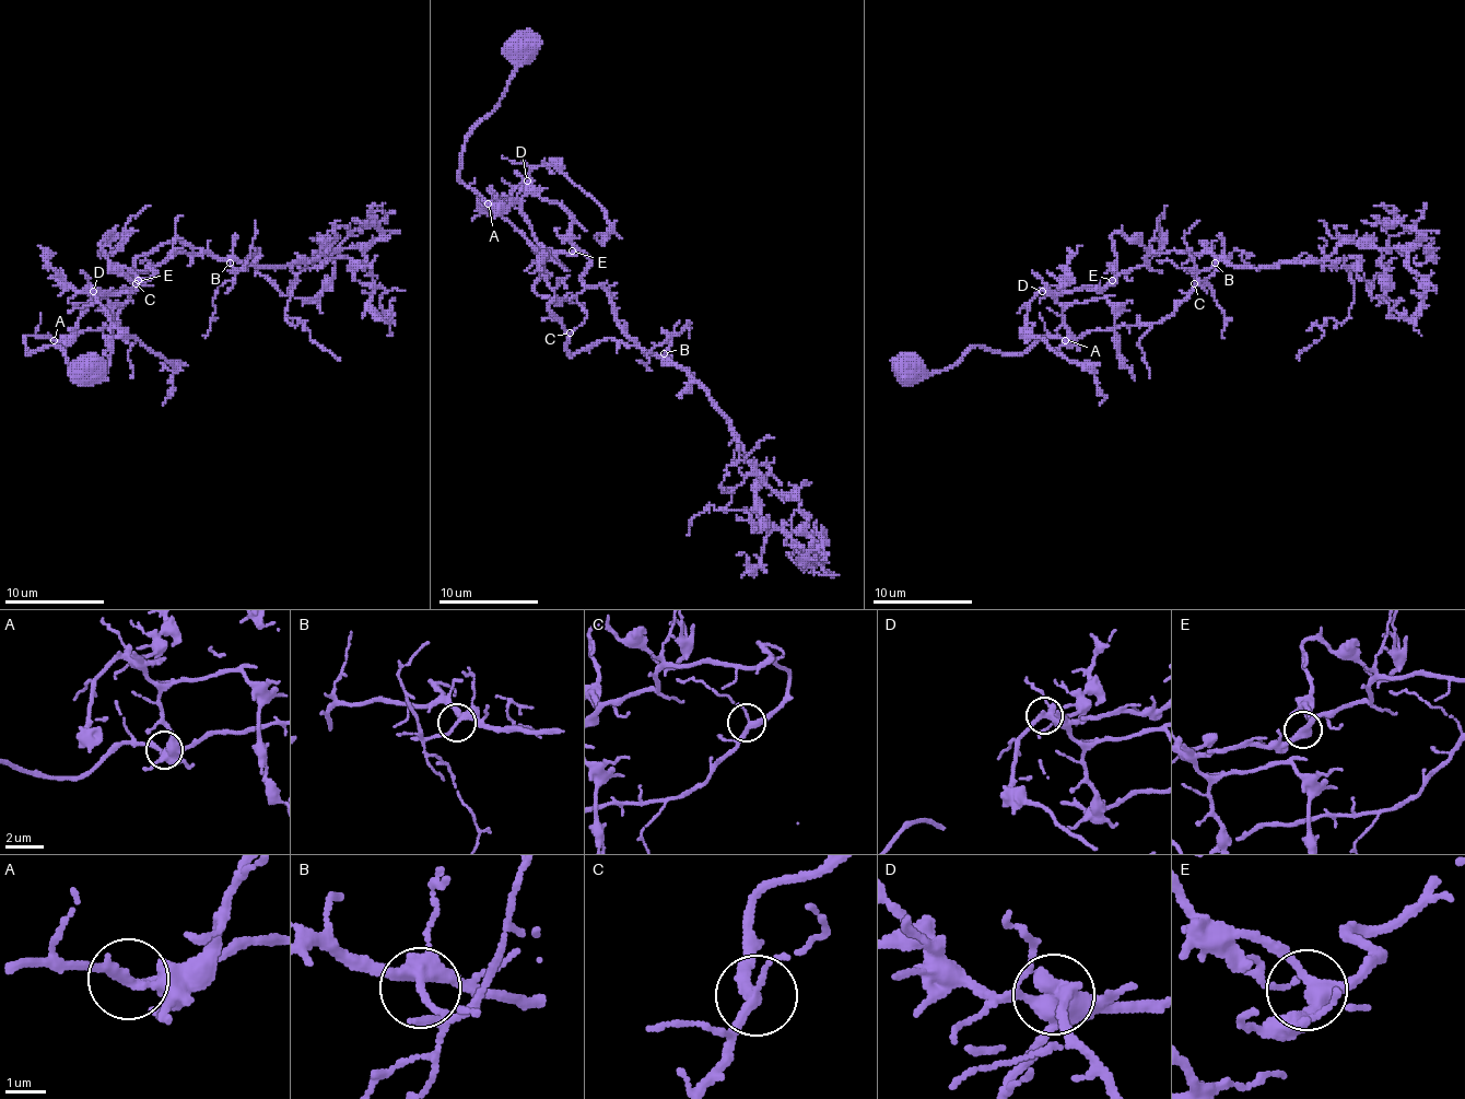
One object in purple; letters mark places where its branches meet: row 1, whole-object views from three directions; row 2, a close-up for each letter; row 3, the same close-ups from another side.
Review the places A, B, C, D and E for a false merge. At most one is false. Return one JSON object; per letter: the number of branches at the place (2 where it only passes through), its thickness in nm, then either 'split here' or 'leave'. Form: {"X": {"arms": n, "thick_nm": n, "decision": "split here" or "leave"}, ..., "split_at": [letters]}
{"A": {"arms": 2, "thick_nm": 260, "decision": "leave"}, "B": {"arms": 3, "thick_nm": 240, "decision": "leave"}, "C": {"arms": 3, "thick_nm": 240, "decision": "leave"}, "D": {"arms": 3, "thick_nm": 320, "decision": "leave"}, "E": {"arms": 3, "thick_nm": 320, "decision": "leave"}, "split_at": []}

